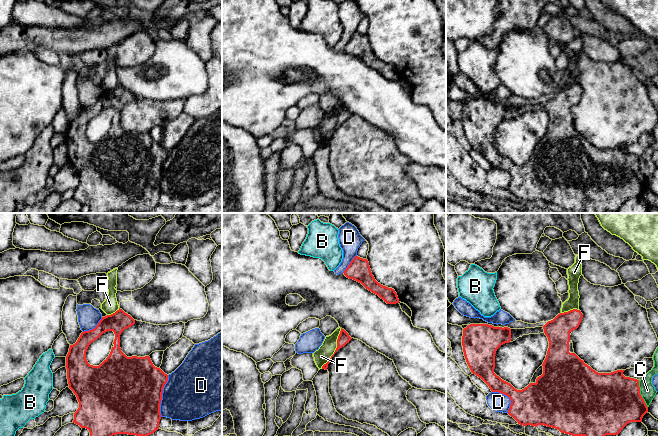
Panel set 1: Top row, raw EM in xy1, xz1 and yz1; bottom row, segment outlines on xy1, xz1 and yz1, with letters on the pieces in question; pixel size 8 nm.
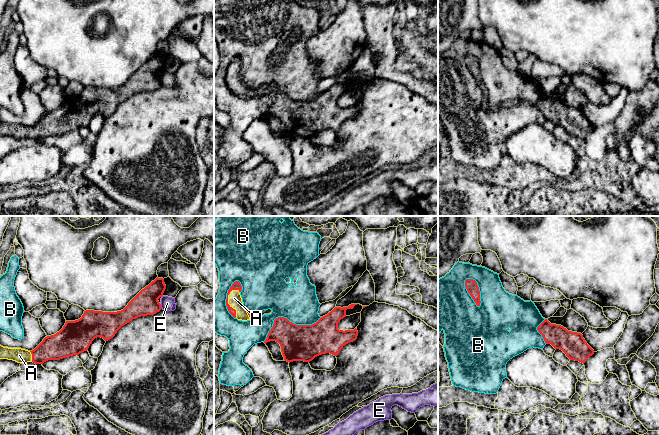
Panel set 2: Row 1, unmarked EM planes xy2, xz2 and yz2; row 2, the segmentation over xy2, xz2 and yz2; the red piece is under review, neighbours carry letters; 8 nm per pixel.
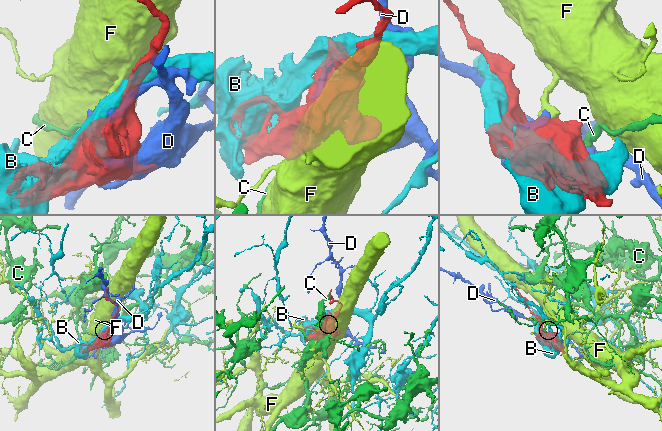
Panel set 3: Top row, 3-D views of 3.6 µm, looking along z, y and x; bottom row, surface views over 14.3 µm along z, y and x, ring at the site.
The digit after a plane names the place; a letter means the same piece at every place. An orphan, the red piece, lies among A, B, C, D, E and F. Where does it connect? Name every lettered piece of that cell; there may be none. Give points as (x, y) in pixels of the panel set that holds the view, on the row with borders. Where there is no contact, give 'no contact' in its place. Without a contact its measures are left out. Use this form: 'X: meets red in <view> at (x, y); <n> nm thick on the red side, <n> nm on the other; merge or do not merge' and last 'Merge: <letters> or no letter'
A: meets red in xz2 at (227, 303); 70 nm thick on the red side, 110 nm on the other; merge
B: meets red in xz2 at (287, 319); 280 nm thick on the red side, 300 nm on the other; do not merge
C: meets red in yz1 at (640, 394); 460 nm thick on the red side, 120 nm on the other; do not merge
D: meets red in xy1 at (161, 396); 500 nm thick on the red side, 420 nm on the other; do not merge
E: meets red in xy2 at (160, 306); 190 nm thick on the red side, 110 nm on the other; do not merge
F: meets red in xz1 at (336, 348); 90 nm thick on the red side, 130 nm on the other; do not merge
Merge: A

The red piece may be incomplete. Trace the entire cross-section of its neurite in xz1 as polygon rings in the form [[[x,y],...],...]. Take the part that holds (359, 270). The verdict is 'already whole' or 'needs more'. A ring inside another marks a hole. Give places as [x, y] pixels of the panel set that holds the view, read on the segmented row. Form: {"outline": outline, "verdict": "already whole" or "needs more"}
{"outline": [[[355,256],[343,273],[347,278],[361,283],[366,289],[378,295],[387,304],[399,303],[394,289],[383,286],[375,280],[367,259]]], "verdict": "already whole"}

